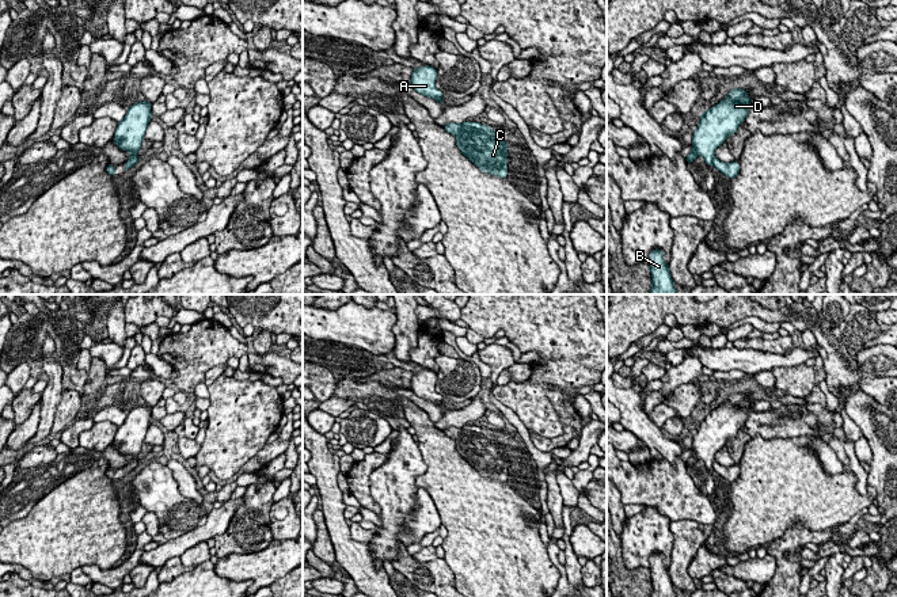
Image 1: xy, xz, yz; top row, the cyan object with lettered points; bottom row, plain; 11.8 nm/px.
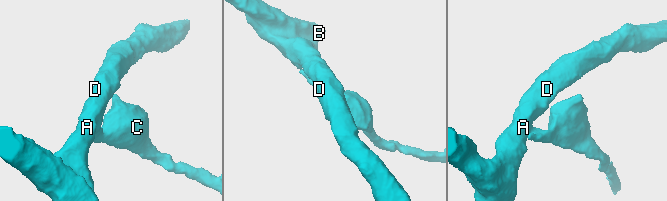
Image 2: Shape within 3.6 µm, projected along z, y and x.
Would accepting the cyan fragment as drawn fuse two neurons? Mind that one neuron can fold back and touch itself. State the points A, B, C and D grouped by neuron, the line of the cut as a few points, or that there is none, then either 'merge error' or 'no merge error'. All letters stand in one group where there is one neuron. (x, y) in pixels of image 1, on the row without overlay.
groups A B D / C; cut xy (137, 460), (129, 463); merge error

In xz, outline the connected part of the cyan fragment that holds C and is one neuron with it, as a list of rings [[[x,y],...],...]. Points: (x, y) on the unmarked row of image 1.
[[[470,425],[449,426],[444,433],[456,441],[456,450],[482,476],[508,482],[508,448],[502,437]]]

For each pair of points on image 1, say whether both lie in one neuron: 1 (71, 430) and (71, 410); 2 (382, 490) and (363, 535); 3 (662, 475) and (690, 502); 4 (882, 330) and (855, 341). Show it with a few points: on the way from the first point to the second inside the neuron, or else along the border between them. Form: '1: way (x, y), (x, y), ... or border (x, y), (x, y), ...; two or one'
1: border (73, 419), (60, 434); two
2: border (373, 531), (367, 543); two
3: way (669, 482), (683, 495); one
4: way (875, 335), (862, 335); one

